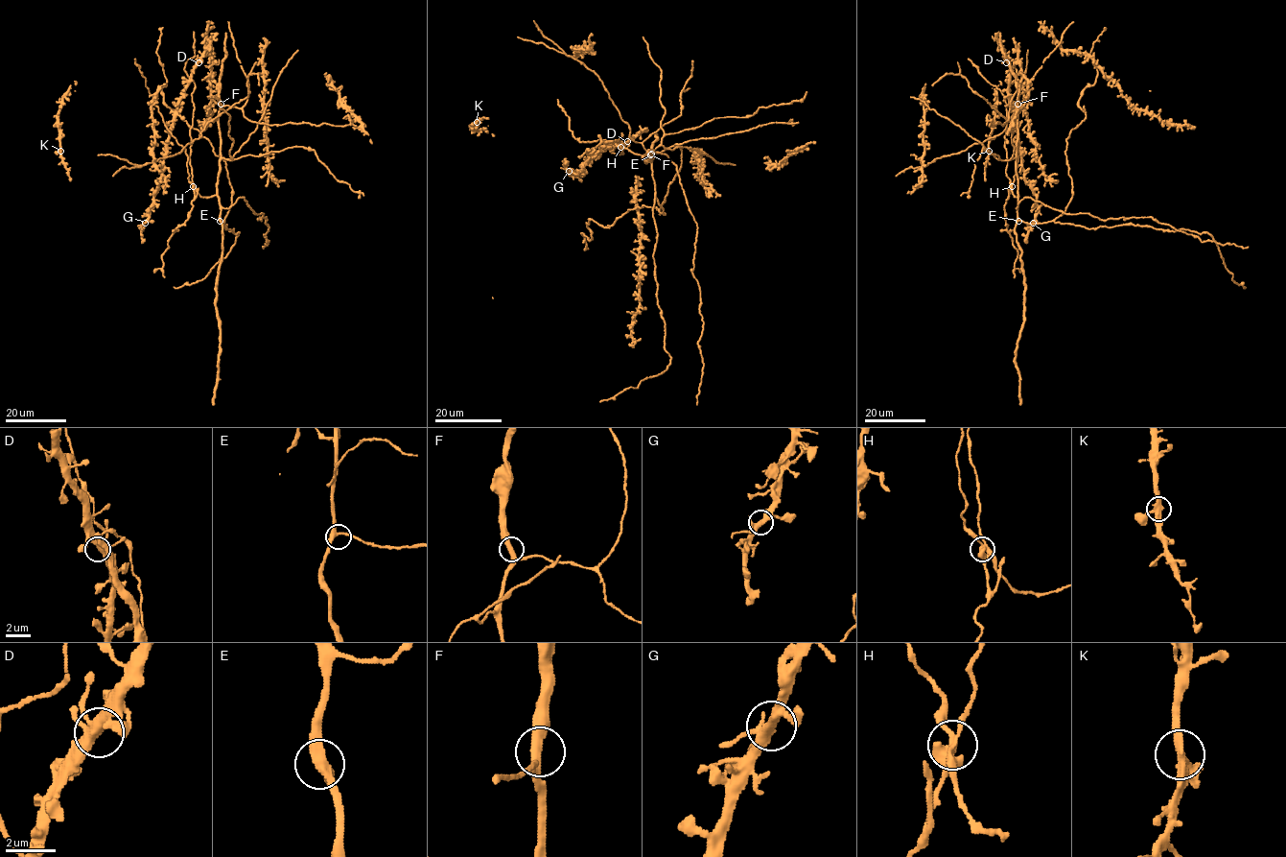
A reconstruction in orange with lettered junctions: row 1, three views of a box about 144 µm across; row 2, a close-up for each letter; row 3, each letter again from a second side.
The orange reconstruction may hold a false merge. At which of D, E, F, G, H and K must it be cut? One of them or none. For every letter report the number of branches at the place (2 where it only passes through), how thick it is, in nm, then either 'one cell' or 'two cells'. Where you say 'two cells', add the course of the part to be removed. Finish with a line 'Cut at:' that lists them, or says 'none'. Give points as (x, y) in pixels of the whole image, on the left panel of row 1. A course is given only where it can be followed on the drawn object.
D: 5 branches meet; 400 nm thick; one cell
E: 3 branches meet; 320 nm thick; one cell
F: 3 branches meet; 320 nm thick; one cell
G: 4 branches meet; 360 nm thick; one cell
H: 4 branches meet; 360 nm thick; two cells; foreign part runs (193, 186), (189, 217), (175, 228), (162, 256), (164, 277)
K: 3 branches meet; 320 nm thick; one cell
Cut at: H

